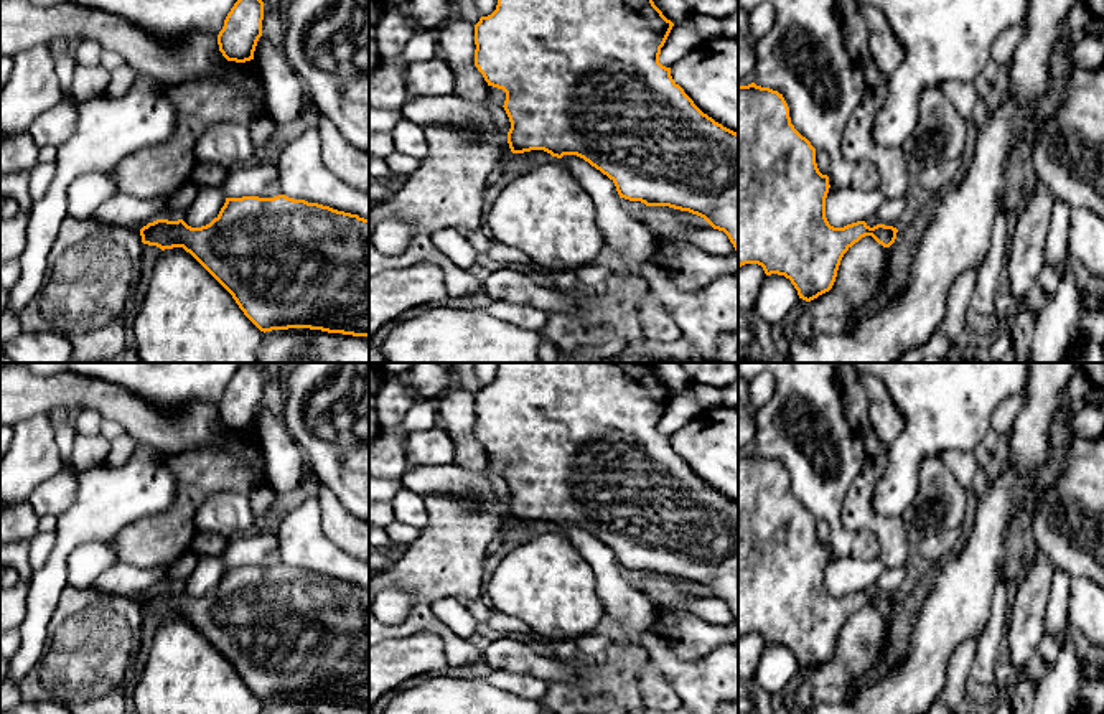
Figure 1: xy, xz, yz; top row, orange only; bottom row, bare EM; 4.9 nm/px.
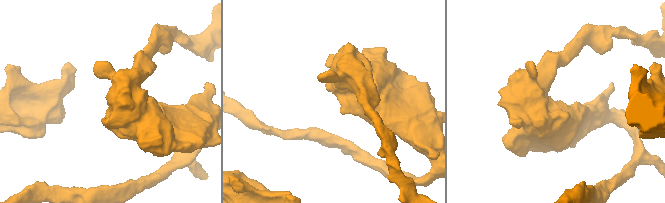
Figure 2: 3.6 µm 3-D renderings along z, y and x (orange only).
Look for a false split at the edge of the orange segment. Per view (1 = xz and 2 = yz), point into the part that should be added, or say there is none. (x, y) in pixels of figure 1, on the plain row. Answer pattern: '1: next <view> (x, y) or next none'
1: next none
2: next none

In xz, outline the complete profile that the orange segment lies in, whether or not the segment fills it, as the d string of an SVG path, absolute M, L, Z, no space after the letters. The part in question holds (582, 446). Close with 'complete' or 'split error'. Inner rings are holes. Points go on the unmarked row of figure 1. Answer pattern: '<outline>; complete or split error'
M498 363L496 379L475 394L475 435L488 455L506 462L504 480L511 498L508 513L512 523L544 519L552 526L577 524L606 544L620 567L646 575L669 575L704 587L713 599L723 600L738 622L738 503L704 483L672 449L671 437L659 432L674 392L654 374L649 363Z; complete

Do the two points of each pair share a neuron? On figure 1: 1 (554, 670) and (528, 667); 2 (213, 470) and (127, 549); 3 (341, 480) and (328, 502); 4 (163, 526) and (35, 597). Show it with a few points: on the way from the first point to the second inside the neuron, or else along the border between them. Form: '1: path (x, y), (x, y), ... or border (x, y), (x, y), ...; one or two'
1: path (547, 670), (534, 667); one
2: path (190, 493), (187, 502), (150, 538); one
3: border (317, 480), (351, 515); two
4: border (140, 518), (129, 523), (109, 543); two

